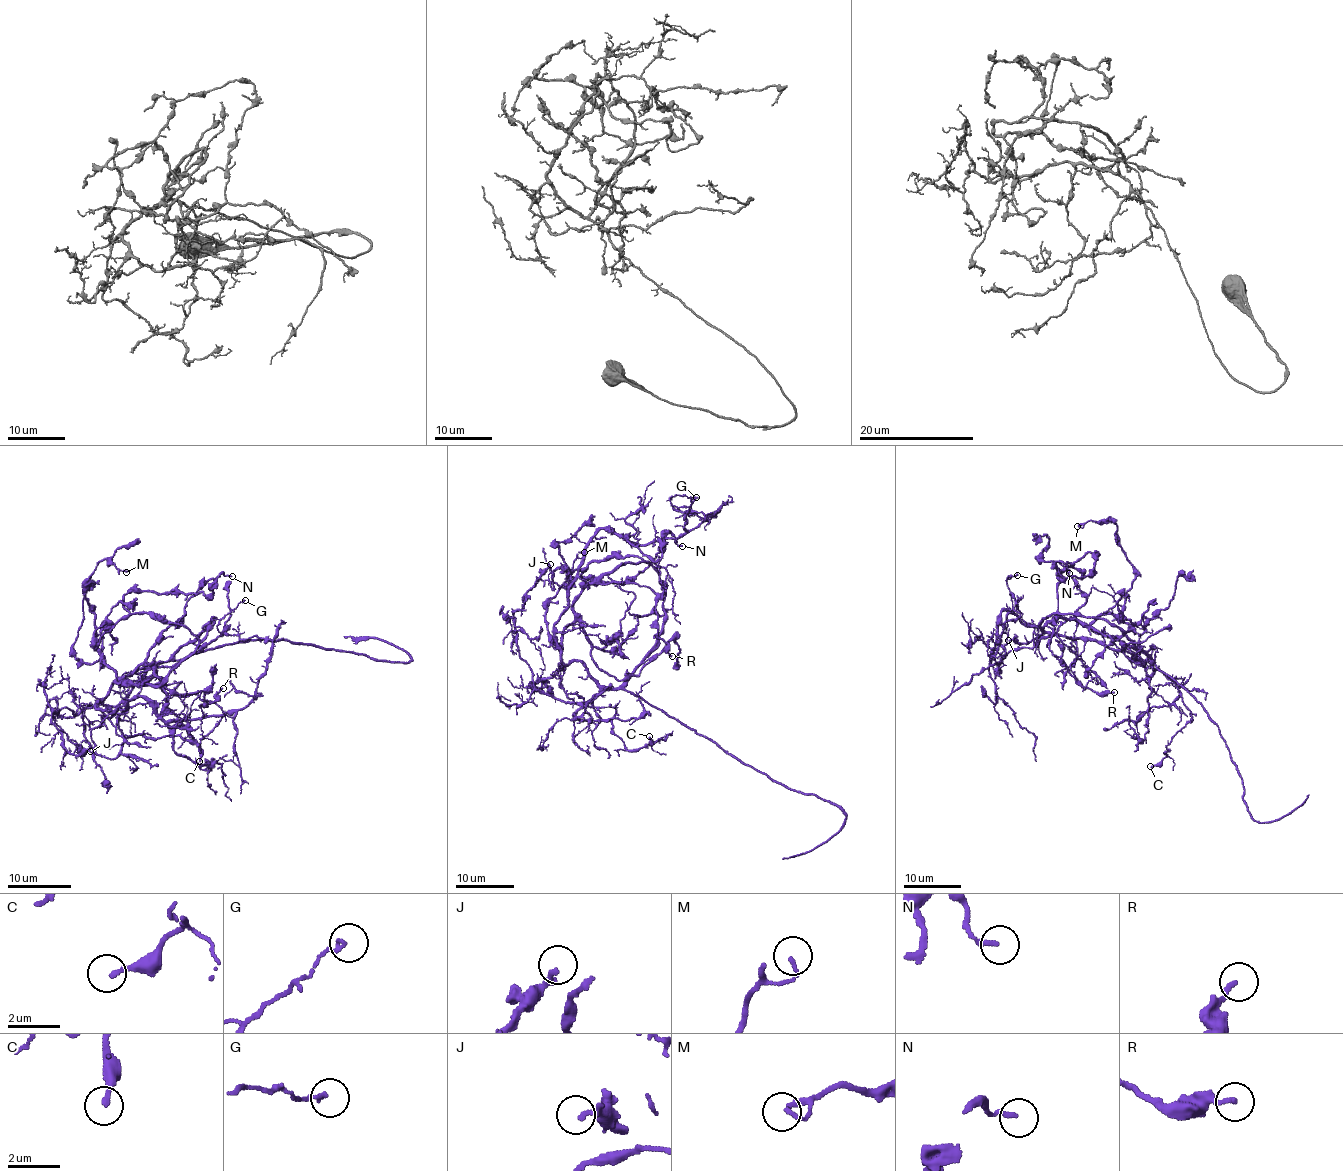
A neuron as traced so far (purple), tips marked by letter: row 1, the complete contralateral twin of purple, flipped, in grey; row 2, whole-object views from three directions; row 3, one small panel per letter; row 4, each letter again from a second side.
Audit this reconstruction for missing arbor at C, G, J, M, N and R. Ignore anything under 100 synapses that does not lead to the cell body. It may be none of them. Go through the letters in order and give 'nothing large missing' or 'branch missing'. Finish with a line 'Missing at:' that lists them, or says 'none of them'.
C: nothing large missing
G: nothing large missing
J: nothing large missing
M: nothing large missing
N: nothing large missing
R: nothing large missing
Missing at: none of them

